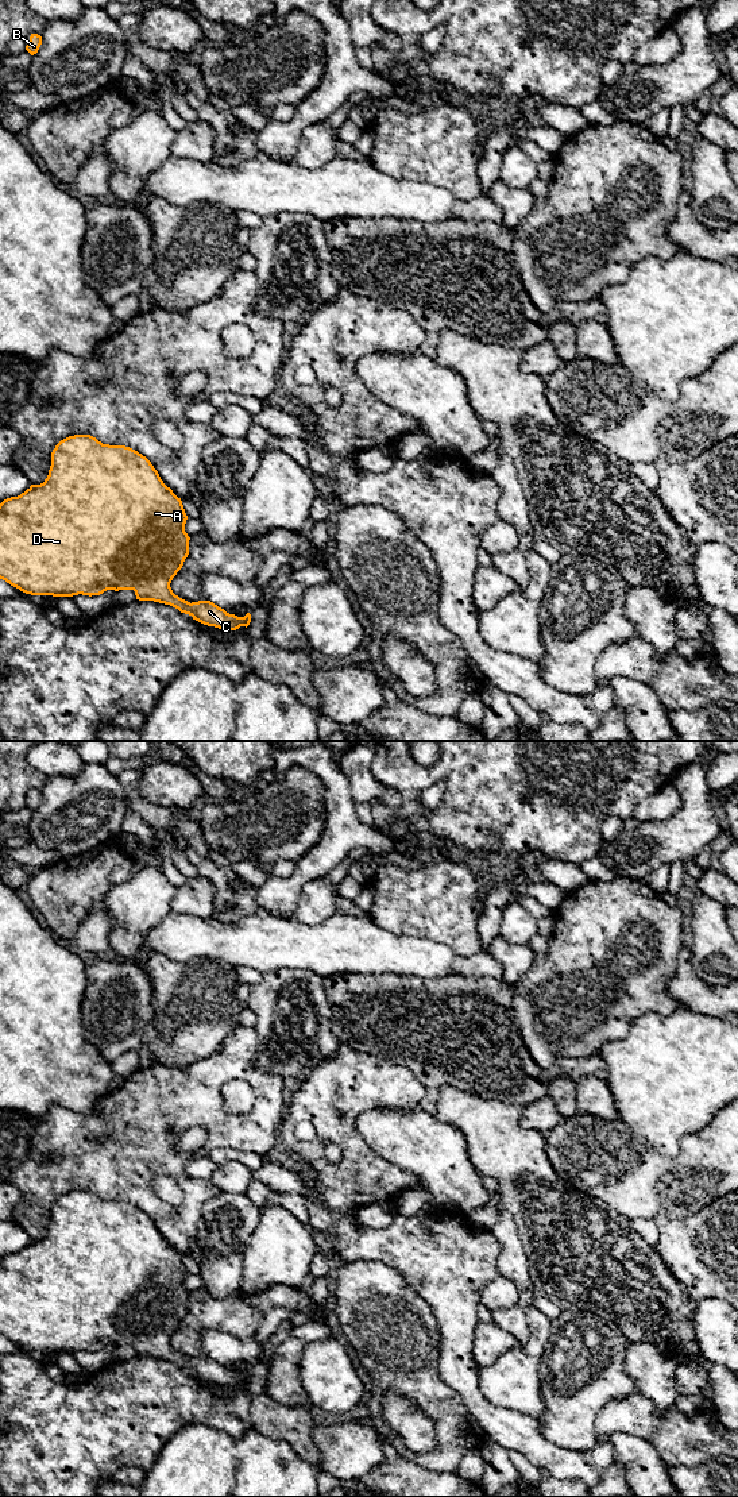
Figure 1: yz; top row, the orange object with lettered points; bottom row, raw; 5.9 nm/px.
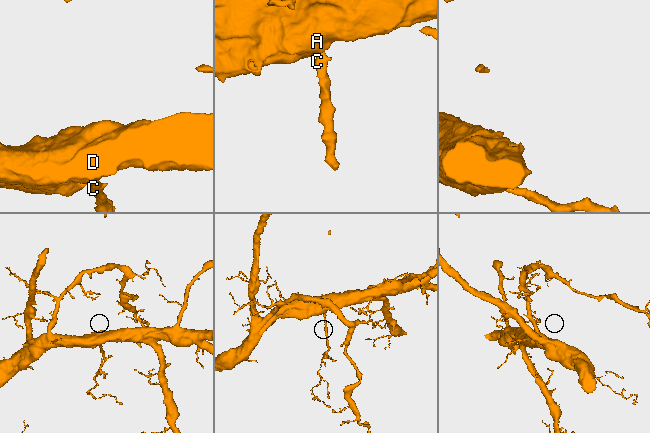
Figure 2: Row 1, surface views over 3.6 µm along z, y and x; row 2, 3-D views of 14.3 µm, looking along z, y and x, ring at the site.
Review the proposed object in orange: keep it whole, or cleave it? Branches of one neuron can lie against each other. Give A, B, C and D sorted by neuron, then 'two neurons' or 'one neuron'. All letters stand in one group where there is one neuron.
groups A B C D; one neuron

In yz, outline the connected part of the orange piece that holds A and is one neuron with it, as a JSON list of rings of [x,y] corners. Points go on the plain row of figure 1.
[[[74,1191],[61,1196],[51,1208],[51,1222],[49,1231],[40,1241],[31,1241],[24,1249],[18,1253],[11,1253],[0,1259],[0,1335],[11,1342],[31,1351],[53,1351],[53,1353],[73,1353],[73,1351],[100,1351],[107,1346],[134,1346],[136,1355],[154,1357],[170,1361],[181,1369],[189,1370],[193,1376],[224,1386],[236,1386],[240,1382],[248,1382],[251,1370],[244,1373],[227,1369],[210,1357],[188,1358],[175,1351],[170,1343],[173,1334],[182,1324],[185,1315],[189,1311],[190,1293],[185,1288],[188,1272],[185,1269],[181,1254],[178,1254],[170,1243],[161,1235],[158,1227],[151,1218],[138,1207],[125,1201],[103,1200],[90,1191]]]

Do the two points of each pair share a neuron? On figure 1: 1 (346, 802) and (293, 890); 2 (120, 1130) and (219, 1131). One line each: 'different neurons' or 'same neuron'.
1: same neuron
2: same neuron

